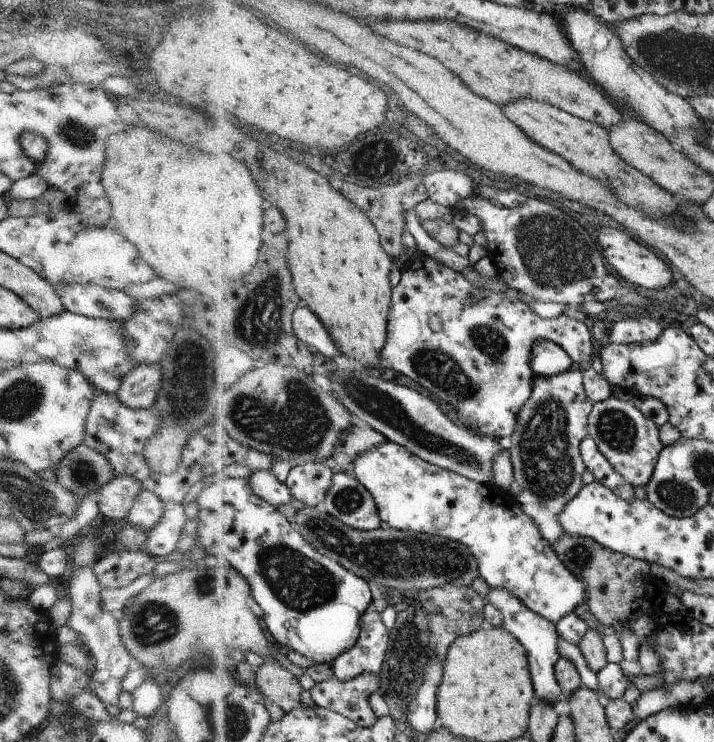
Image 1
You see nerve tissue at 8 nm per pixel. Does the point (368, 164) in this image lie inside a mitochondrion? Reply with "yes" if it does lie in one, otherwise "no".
no

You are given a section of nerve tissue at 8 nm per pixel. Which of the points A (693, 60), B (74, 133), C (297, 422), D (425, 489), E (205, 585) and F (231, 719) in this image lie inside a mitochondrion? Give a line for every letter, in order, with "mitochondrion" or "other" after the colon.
A: mitochondrion
B: mitochondrion
C: mitochondrion
D: other
E: mitochondrion
F: mitochondrion

